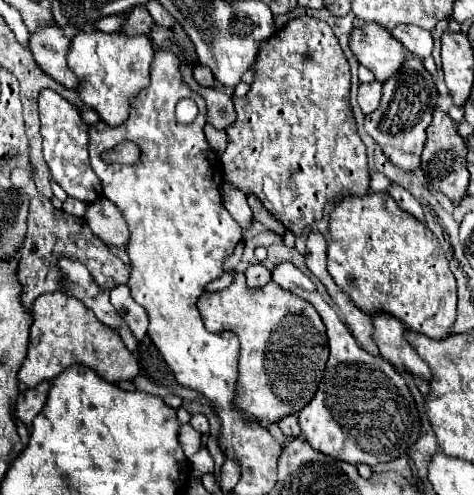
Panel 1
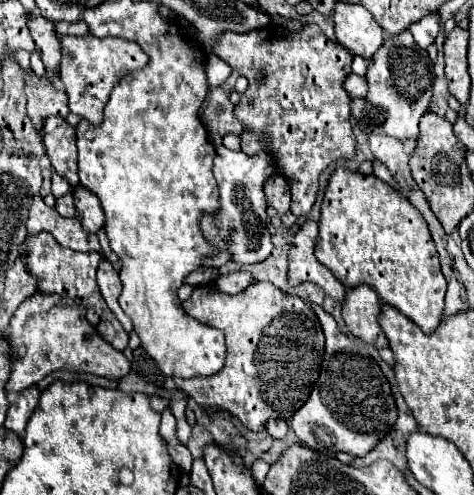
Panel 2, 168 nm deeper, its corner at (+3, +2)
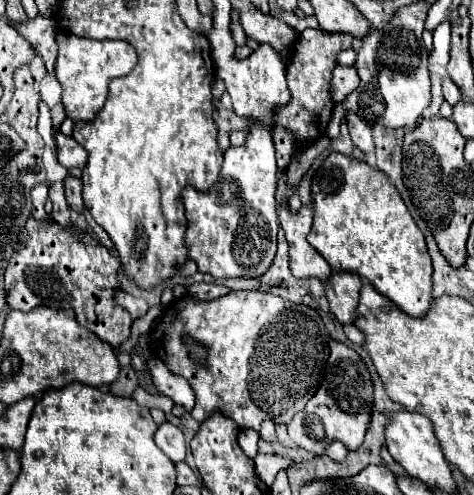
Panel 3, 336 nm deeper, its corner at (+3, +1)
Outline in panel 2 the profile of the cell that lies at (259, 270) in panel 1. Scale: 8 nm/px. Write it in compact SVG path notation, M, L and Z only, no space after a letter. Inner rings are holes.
M236 271L236 273L228 273L228 275L220 275L216 279L216 287L222 289L224 293L232 293L232 295L242 293L242 289L246 289L252 283L254 283L254 279L246 271Z

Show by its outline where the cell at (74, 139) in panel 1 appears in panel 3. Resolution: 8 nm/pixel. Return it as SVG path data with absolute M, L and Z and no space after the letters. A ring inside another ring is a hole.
M54 132L56 136L56 144L58 144L58 162L70 170L70 168L84 168L86 166L86 150L74 140L74 138L68 138L68 136L62 136L60 132Z

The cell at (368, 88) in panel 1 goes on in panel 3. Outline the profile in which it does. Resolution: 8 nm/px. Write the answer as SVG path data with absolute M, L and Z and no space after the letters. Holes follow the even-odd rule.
M336 64L336 68L332 70L332 84L330 84L332 100L342 102L342 98L346 98L350 92L354 92L358 88L358 84L360 84L360 78L358 78L358 72L354 66Z

